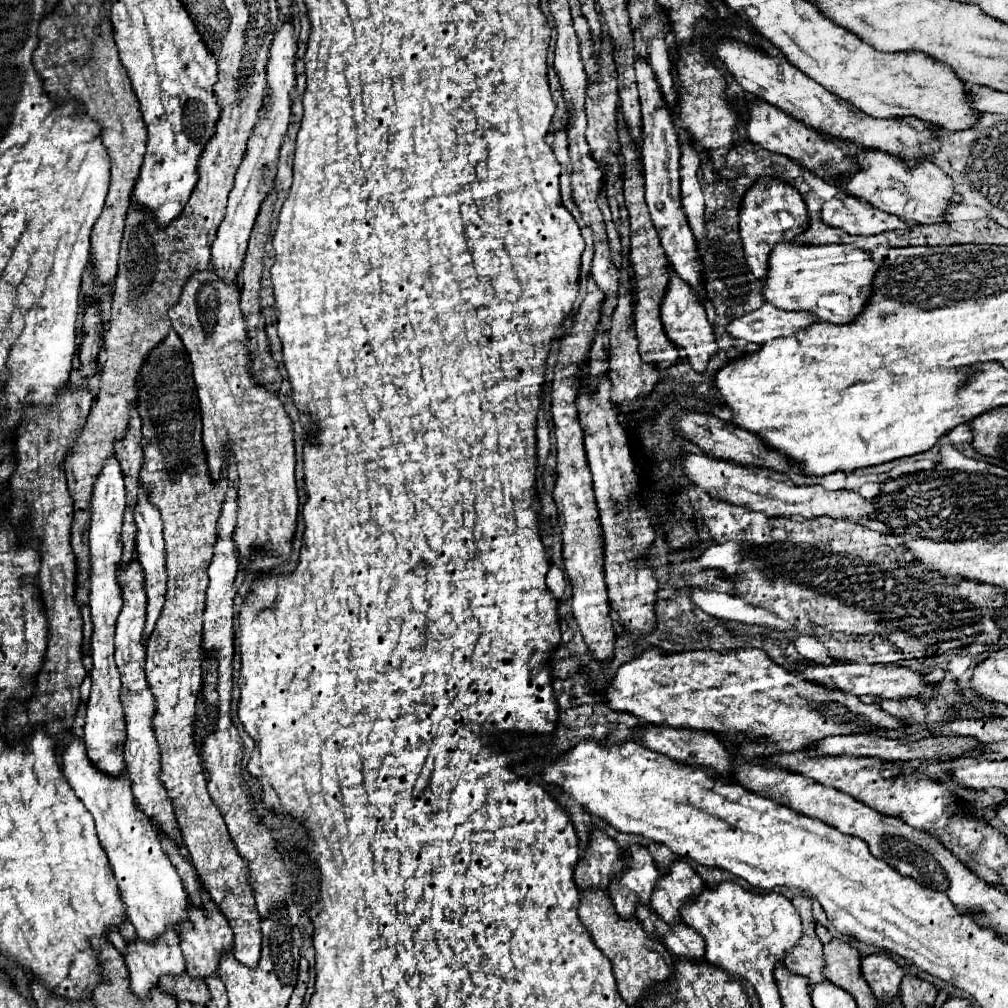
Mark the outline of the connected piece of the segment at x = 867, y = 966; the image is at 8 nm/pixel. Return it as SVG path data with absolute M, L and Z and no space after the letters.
M889 954L863 956L861 972L879 1002L887 1002L893 996L899 996L899 982L905 972Z

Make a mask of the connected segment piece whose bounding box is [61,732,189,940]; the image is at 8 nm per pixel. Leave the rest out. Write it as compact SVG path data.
M71 732L69 748L65 748L65 756L61 758L67 782L85 808L93 814L97 836L109 858L121 900L127 908L127 918L135 926L137 936L143 940L155 940L167 926L179 928L179 920L183 920L187 912L189 898L177 868L161 848L157 828L149 822L149 818L145 818L143 812L137 810L127 772L119 778L103 776L103 772L99 772L87 758L83 740L75 738Z

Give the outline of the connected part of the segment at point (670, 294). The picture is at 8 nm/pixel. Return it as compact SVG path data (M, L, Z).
M671 270L671 282L669 282L667 294L665 294L663 304L661 304L661 320L663 320L663 326L665 326L665 332L667 332L669 340L675 346L683 348L691 368L695 372L703 374L707 370L709 360L717 354L719 346L715 342L715 334L713 334L713 328L711 328L711 324L707 320L703 304L697 302L697 296L693 294L693 290L679 276L675 276L673 270Z

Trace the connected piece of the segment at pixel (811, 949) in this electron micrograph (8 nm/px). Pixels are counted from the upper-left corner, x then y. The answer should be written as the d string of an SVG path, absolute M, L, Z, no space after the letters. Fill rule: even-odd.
M797 894L791 898L793 906L801 914L801 924L803 924L803 934L797 946L785 952L785 966L801 976L807 976L811 984L825 980L823 976L823 946L815 934L815 920L811 916L811 898Z

